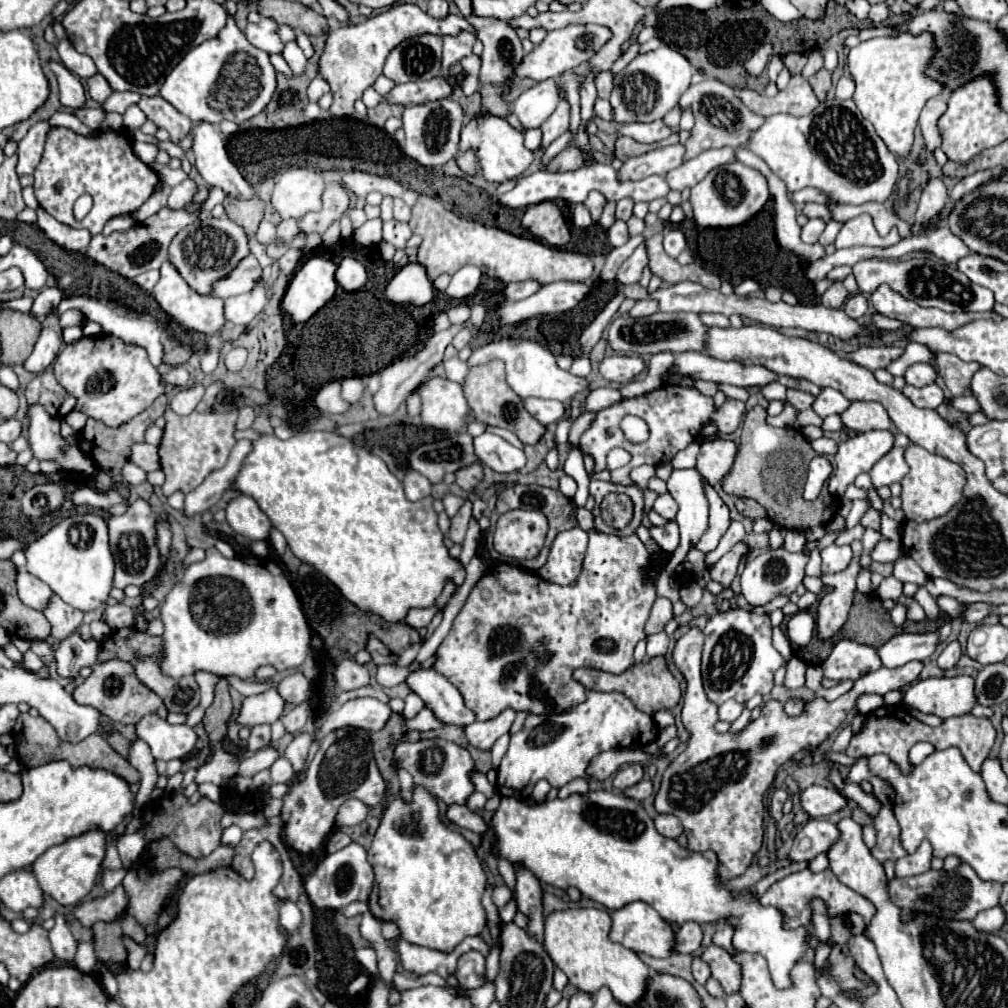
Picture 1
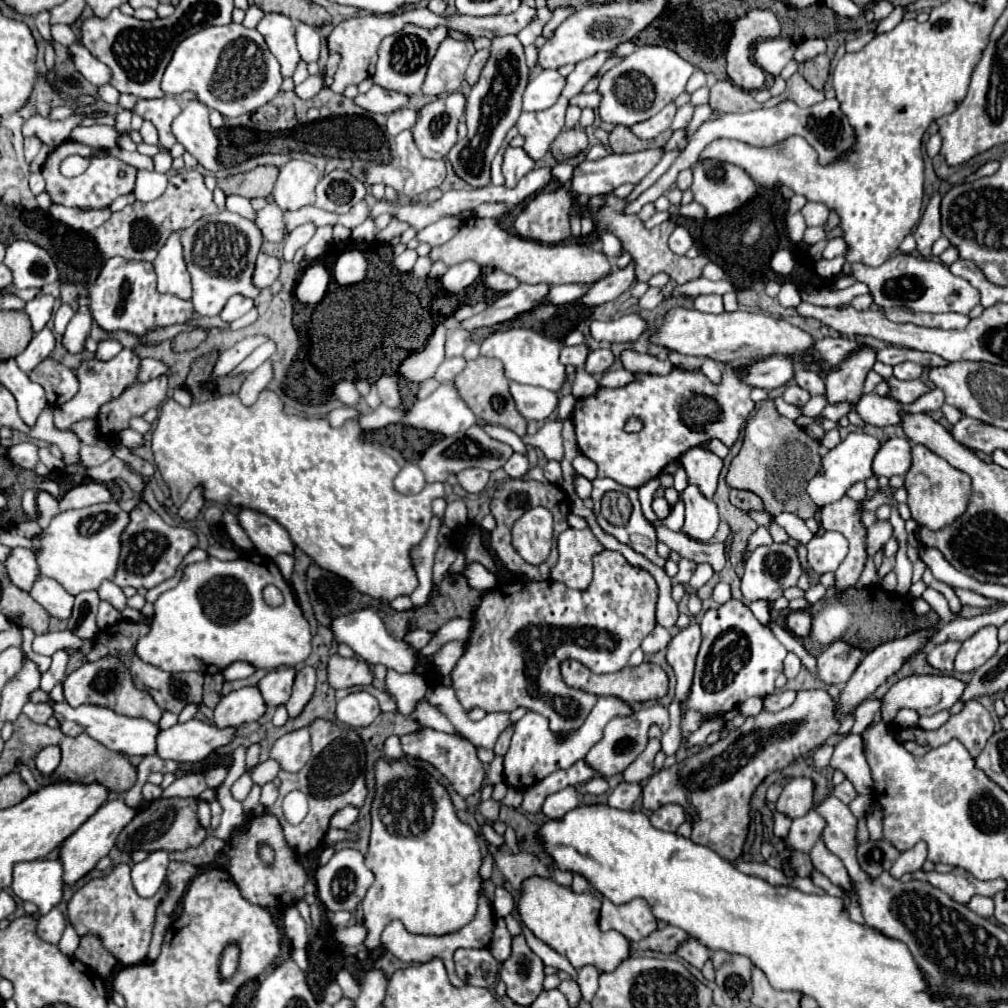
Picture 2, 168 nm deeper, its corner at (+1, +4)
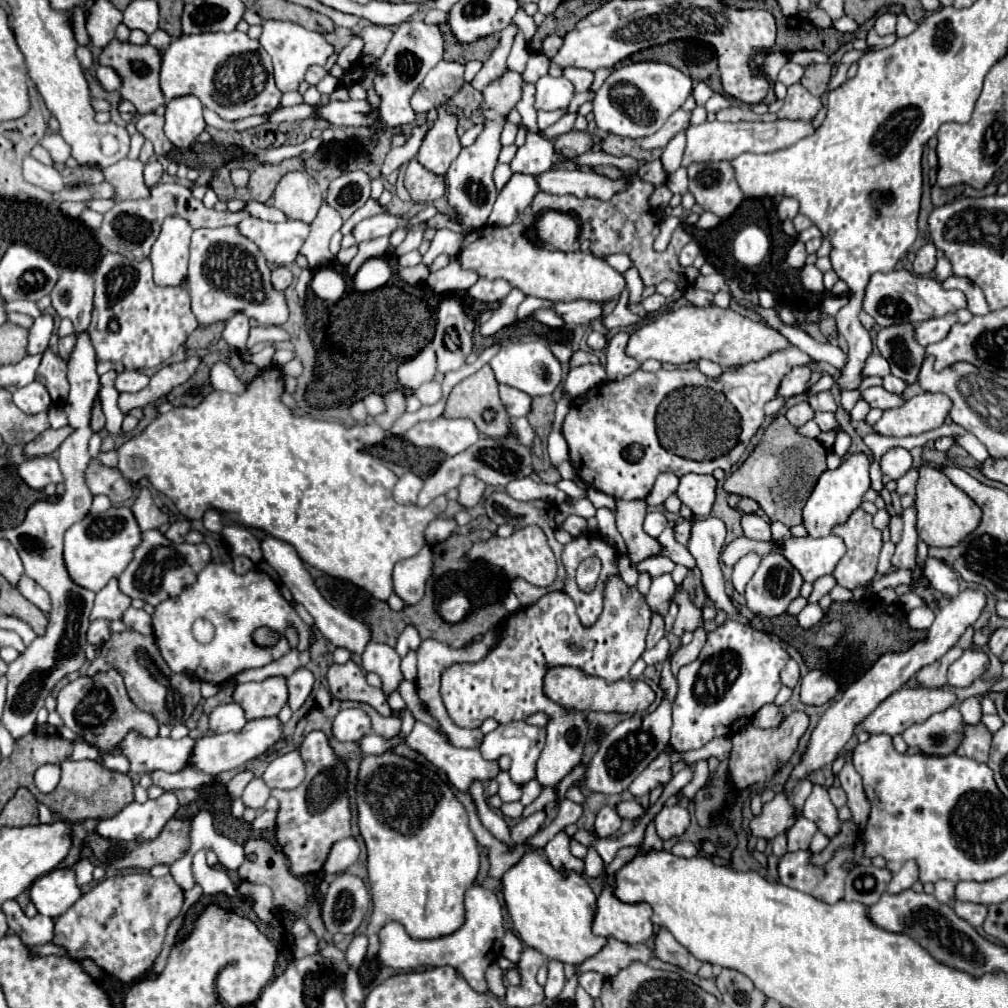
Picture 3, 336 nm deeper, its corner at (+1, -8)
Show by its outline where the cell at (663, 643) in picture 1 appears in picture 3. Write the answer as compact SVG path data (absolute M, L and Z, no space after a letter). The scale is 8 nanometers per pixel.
M663 637L655 647L651 647L651 649L647 649L645 653L643 653L643 661L647 663L647 665L657 665L657 663L663 663L665 659L669 657L669 641Z

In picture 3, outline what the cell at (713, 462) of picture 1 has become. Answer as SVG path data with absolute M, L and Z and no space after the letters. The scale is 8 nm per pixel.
M689 473L681 477L677 497L693 511L695 517L707 517L715 501L715 485L717 481L713 475Z

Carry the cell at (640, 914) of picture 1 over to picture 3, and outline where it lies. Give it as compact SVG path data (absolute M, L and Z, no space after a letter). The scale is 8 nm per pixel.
M607 883L597 899L593 933L607 939L613 937L623 943L645 943L653 937L651 907L647 903L621 903L615 899L611 883Z

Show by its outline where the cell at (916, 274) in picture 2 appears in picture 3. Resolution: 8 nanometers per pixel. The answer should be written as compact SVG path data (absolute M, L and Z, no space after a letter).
M905 269L889 271L889 273L875 273L865 289L865 299L863 299L863 311L869 313L881 327L901 325L901 323L915 325L927 319L957 313L959 309L965 309L965 307L967 303L961 291L947 291L941 287L937 279L919 277Z

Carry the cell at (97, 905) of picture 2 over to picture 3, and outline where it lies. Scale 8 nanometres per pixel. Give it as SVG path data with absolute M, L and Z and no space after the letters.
M127 873L101 881L55 921L53 943L67 949L73 959L93 959L103 971L123 983L143 977L161 951L165 929L177 917L183 889L171 875L153 879L149 873Z

